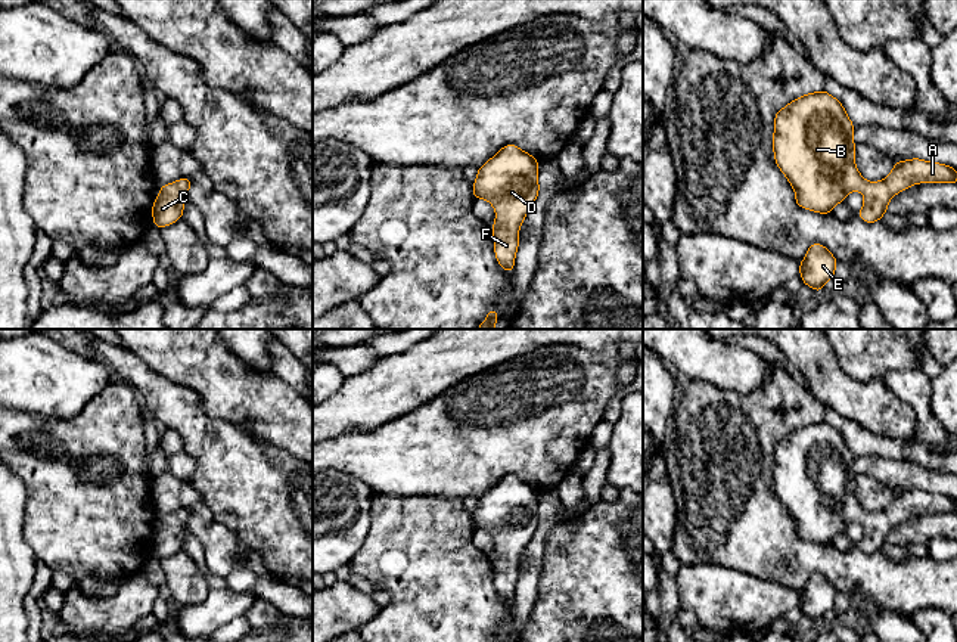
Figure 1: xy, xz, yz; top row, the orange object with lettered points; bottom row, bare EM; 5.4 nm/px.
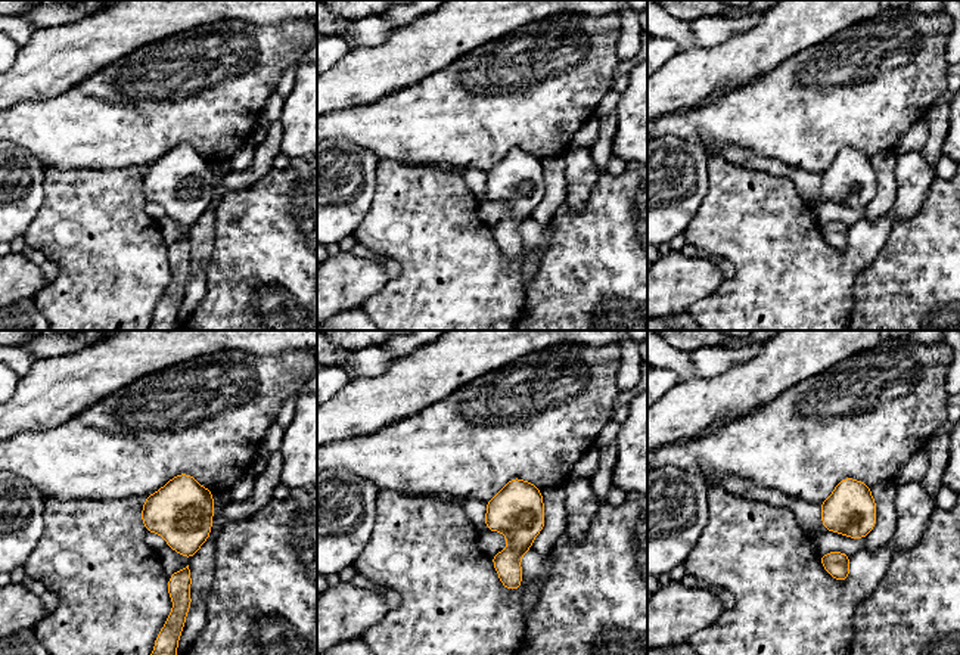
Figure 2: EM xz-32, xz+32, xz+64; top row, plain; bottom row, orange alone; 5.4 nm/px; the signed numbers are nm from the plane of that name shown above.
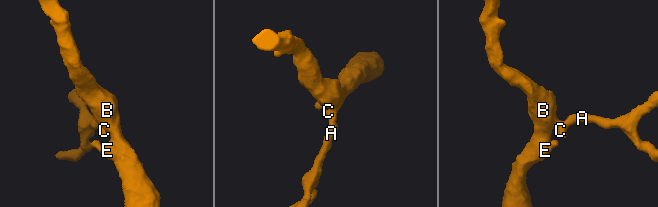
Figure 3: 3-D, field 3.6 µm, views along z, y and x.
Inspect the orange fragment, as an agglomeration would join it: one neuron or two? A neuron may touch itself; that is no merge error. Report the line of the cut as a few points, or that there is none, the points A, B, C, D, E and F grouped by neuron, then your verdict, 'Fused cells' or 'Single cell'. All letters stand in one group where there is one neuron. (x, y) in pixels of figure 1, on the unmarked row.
No split. Groups: A B C D E F. Single cell

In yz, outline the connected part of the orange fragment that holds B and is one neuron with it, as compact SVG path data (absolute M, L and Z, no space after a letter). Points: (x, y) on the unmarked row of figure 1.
M824 419L793 429L774 446L773 483L776 496L795 521L798 537L812 543L830 545L849 522L861 522L864 534L857 548L871 555L882 550L889 531L919 514L947 512L957 515L957 500L920 489L897 491L891 503L879 512L867 512L855 496L854 455L843 435Z

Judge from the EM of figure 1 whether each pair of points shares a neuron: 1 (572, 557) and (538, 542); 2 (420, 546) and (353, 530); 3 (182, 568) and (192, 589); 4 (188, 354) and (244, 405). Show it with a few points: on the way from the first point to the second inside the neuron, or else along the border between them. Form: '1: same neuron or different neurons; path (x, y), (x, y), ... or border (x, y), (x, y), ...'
1: different neurons; border (562, 520), (552, 529), (546, 540), (538, 579)
2: different neurons; border (372, 499), (369, 532), (350, 564)
3: same neuron; path (182, 573), (188, 585)
4: same neuron; path (201, 362), (230, 391)

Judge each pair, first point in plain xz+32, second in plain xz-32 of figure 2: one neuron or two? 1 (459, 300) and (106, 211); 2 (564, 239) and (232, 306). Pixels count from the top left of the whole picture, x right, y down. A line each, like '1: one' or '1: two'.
1: one
2: one

